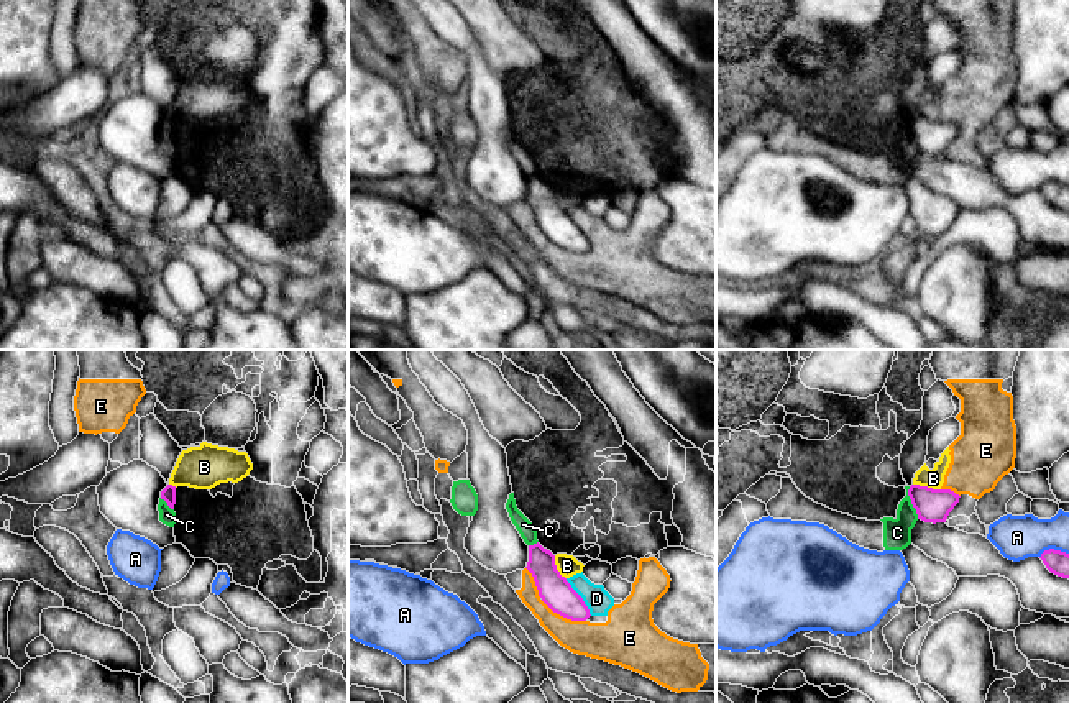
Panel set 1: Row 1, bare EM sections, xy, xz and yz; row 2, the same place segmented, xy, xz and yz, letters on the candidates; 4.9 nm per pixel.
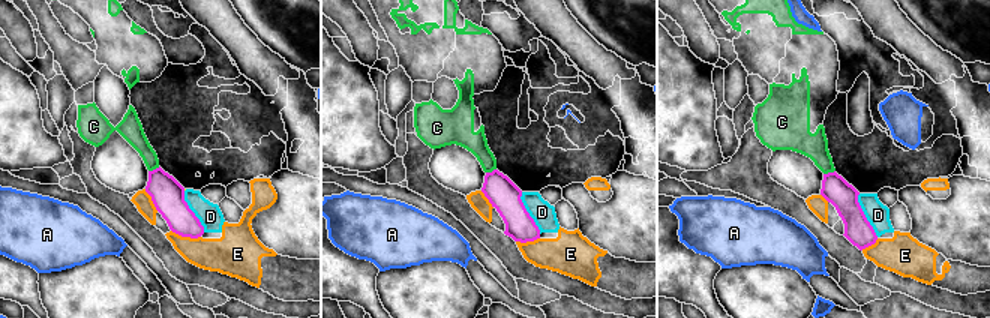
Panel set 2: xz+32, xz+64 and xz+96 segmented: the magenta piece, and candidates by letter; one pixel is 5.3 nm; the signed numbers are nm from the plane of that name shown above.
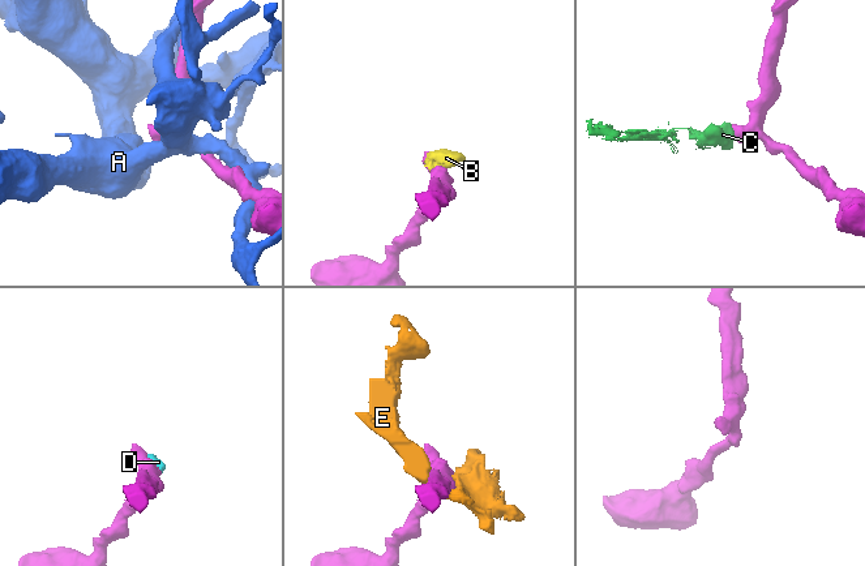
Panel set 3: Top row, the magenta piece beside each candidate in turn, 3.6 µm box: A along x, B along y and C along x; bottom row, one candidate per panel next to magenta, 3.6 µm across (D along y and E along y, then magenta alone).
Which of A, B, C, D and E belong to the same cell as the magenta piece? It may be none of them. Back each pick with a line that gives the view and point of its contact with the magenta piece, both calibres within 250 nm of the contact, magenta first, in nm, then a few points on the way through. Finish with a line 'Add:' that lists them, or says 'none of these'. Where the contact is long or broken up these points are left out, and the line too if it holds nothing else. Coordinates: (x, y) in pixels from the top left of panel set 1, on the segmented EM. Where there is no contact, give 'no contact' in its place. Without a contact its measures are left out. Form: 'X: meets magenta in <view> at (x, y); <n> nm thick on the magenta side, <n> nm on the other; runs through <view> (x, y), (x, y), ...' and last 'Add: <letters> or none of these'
Add: none of these

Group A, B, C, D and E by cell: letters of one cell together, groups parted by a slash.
A / B C D E

